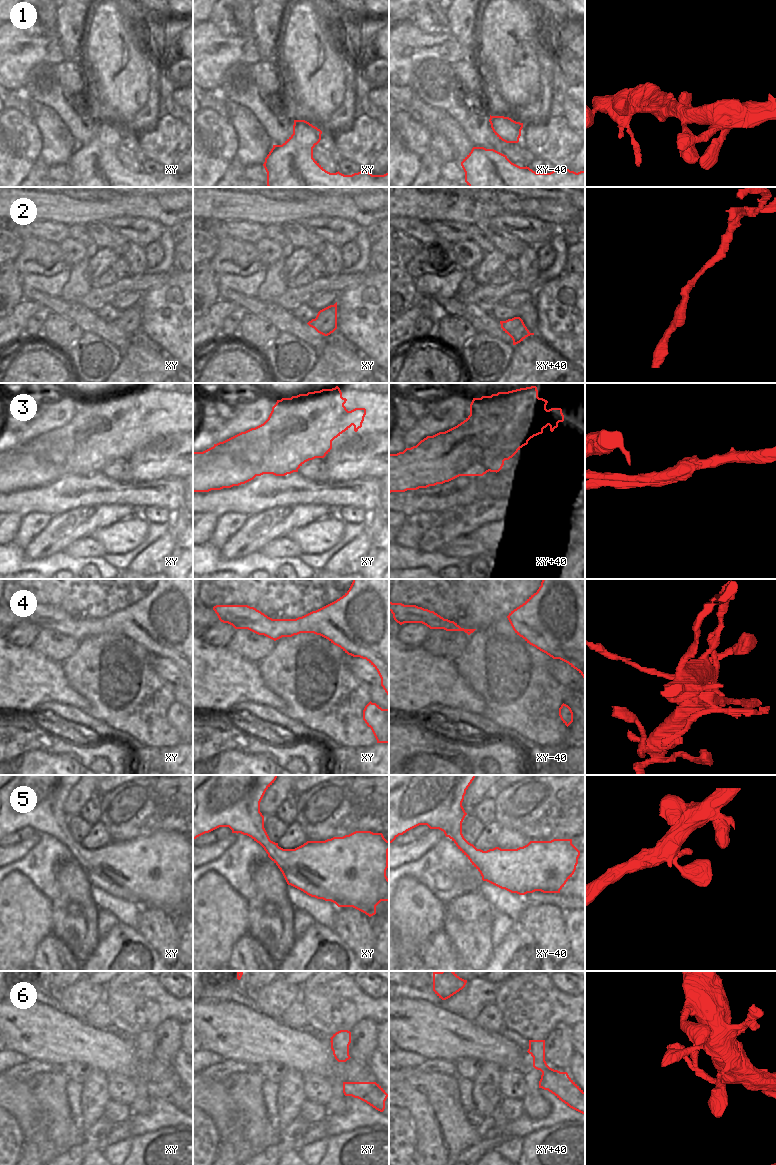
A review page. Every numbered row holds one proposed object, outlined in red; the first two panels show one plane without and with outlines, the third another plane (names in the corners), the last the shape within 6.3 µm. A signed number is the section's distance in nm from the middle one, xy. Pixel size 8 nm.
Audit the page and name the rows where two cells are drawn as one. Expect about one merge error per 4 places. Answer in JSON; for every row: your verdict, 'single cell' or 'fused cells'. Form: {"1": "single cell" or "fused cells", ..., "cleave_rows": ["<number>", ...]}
{"1": "single cell", "2": "fused cells", "3": "fused cells", "4": "fused cells", "5": "single cell", "6": "single cell", "cleave_rows": ["2", "3", "4"]}

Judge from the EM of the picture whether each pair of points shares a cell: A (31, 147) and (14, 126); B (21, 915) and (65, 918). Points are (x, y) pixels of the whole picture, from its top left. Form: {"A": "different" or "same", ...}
{"A": "same", "B": "different"}

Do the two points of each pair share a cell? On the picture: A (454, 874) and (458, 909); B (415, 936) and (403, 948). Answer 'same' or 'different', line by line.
A: different
B: different

